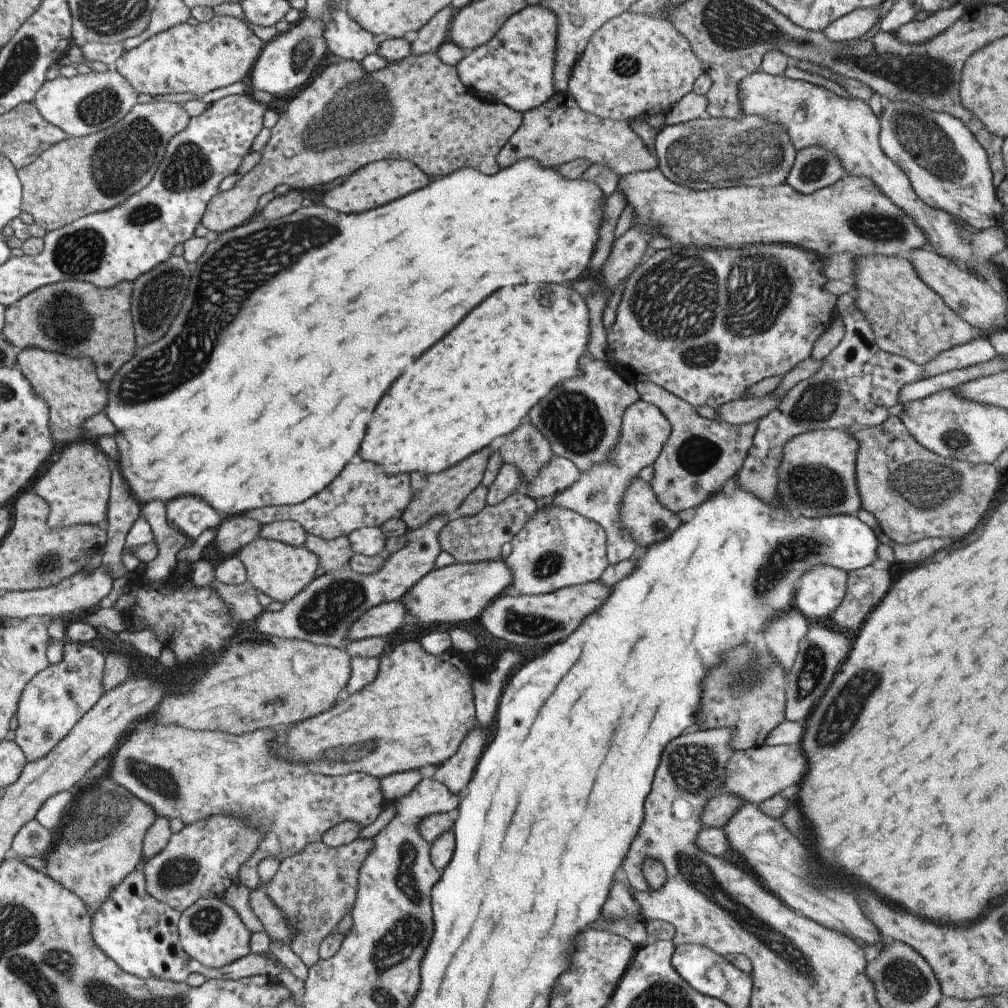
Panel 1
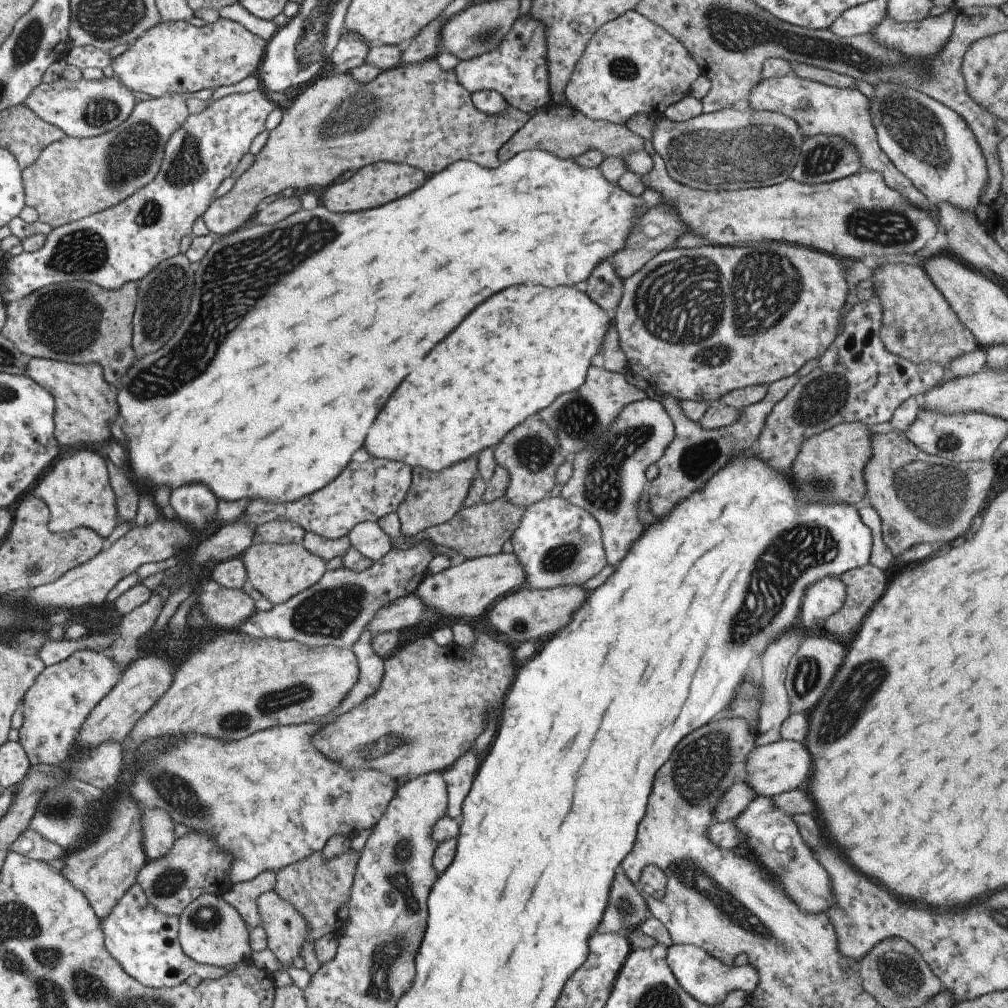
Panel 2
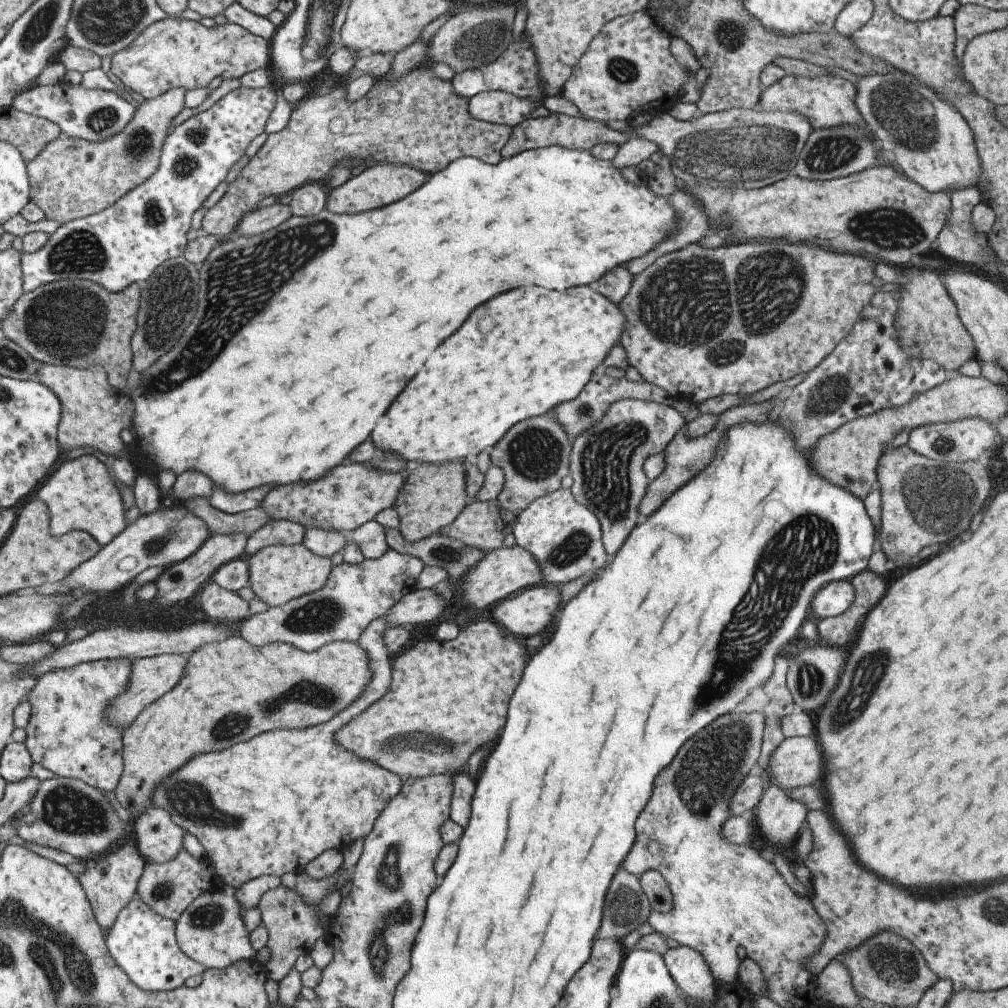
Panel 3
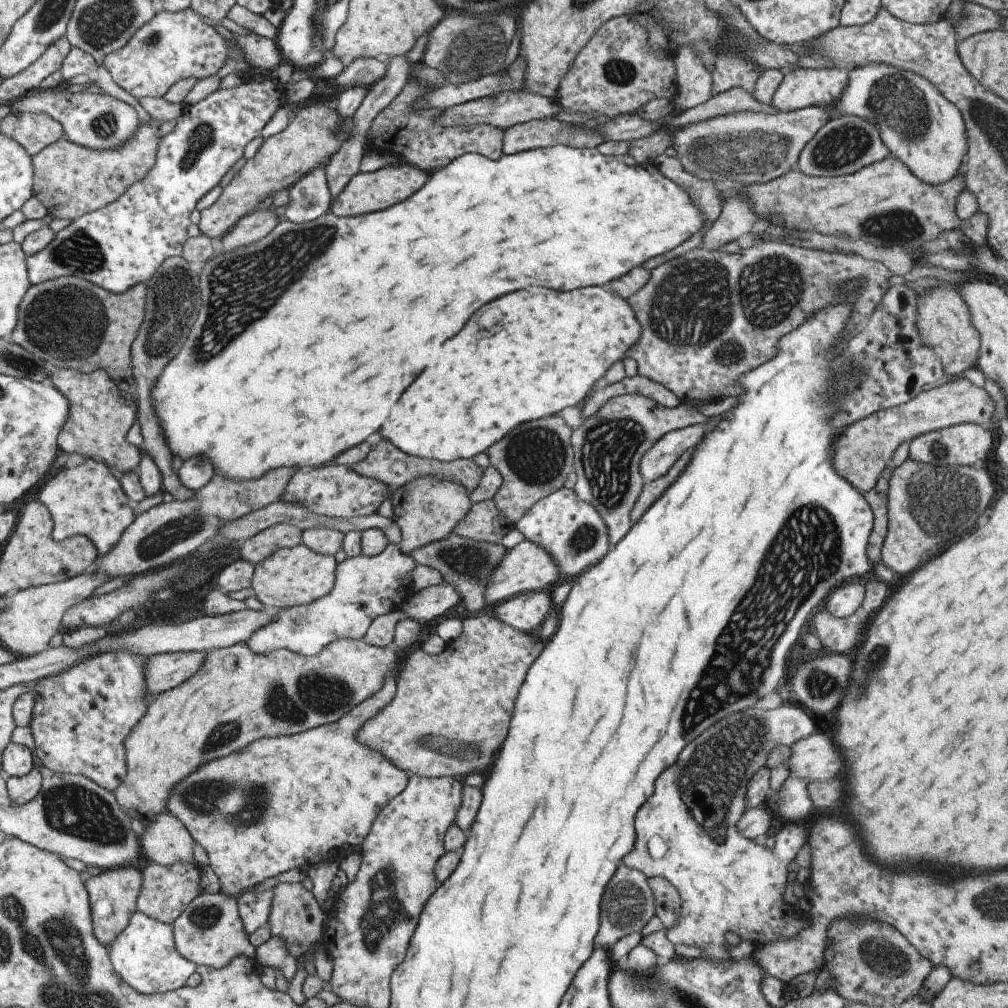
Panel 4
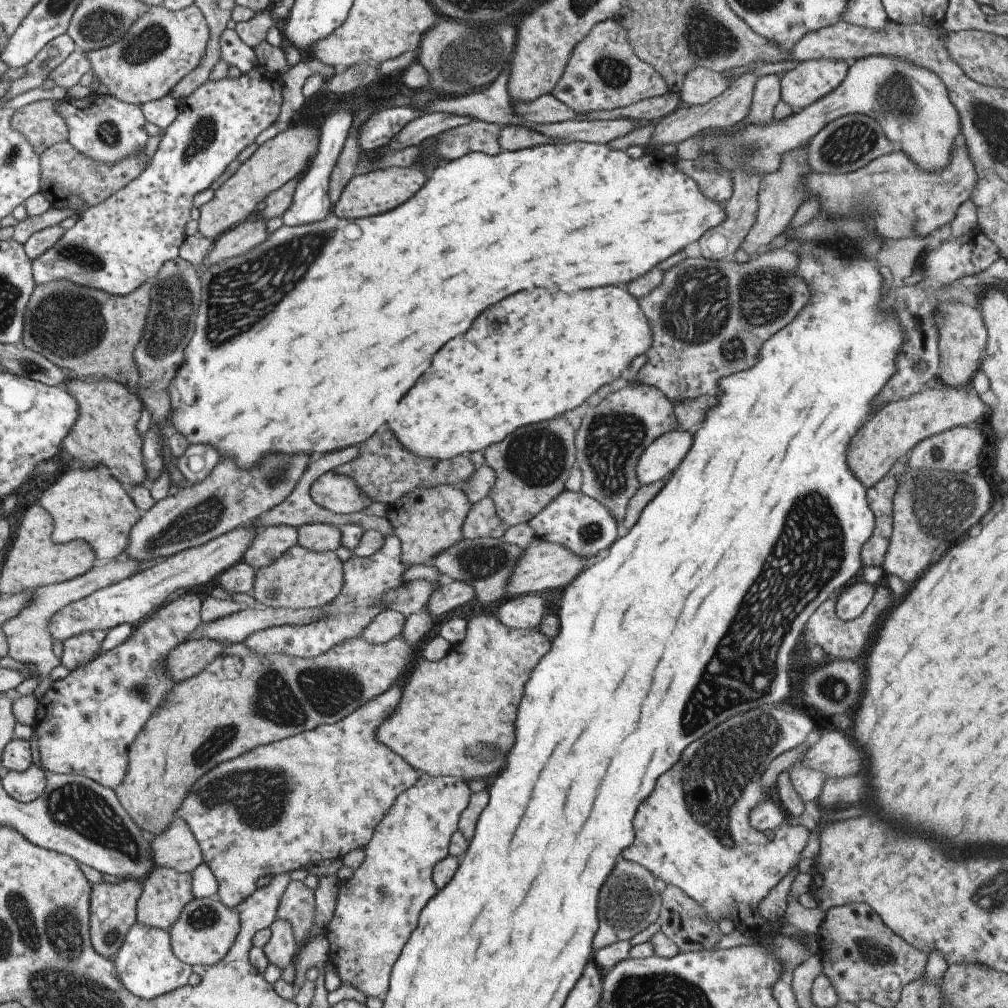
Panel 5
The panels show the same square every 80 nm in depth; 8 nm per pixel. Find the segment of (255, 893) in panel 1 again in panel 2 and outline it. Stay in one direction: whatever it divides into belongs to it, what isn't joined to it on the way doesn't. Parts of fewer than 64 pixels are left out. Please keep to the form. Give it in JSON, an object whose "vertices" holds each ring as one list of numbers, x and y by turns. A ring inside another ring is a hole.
{"vertices":[[273,891,261,893,255,902,260,927,266,934,266,947,284,967,291,966,291,959,298,955,302,942,308,937,304,918]]}

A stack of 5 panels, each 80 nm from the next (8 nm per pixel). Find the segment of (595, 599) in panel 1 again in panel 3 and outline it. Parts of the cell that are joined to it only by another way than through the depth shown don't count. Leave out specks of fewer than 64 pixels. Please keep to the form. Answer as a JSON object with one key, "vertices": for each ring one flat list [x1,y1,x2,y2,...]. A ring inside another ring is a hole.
{"vertices":[[539,584,525,587,504,598,491,616,500,628,509,630,513,636,533,636,545,630,560,606,560,585]]}

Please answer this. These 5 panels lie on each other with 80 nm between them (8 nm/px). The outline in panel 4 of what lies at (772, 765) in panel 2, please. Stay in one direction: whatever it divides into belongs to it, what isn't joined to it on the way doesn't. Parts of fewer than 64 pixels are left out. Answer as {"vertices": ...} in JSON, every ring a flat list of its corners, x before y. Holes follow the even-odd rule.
{"vertices":[[821,731,797,740,797,744,793,744,788,750,789,760,786,762,789,775,810,780,811,783,833,778,843,766,835,746,829,740,829,734]]}

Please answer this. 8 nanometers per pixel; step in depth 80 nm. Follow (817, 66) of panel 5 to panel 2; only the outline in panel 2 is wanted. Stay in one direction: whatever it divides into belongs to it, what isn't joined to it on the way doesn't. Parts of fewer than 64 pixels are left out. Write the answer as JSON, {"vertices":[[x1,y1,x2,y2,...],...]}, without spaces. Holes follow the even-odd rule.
{"vertices":[[787,74,780,78,760,78,754,87,750,88,748,103,753,111,779,113,797,123,800,135,814,137,839,137,850,145,858,156,860,171,873,171,881,175,889,188,896,190,916,209,923,211,929,217,939,220,938,207,930,203,912,184,899,172,891,161,883,154,876,141,875,127,871,118,870,100,861,91,855,89,840,89,826,84,816,83,795,74]]}

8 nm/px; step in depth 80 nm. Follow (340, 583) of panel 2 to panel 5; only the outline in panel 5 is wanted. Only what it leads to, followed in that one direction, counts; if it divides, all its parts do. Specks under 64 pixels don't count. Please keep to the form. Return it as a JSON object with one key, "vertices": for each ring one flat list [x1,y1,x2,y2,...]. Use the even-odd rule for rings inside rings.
{"vertices":[[384,536,381,548,371,556,351,555,342,562,342,581,337,596,322,604,320,617,304,625,281,625,258,630,242,643,257,655,285,653,299,658,319,656,342,640,356,639,373,617,384,610,380,597,402,585,404,572,409,568,400,559,400,542,395,536]]}

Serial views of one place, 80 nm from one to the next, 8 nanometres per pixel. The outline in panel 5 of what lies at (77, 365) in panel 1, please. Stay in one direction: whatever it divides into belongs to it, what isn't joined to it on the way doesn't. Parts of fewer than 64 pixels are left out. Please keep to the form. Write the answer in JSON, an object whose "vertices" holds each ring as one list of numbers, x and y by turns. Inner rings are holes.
{"vertices":[[69,377,65,389,77,403,78,413,72,427,61,439,61,451,81,462,83,468,101,466,108,468,110,475,126,489,138,485,145,478,142,465,142,438,135,432,135,423,143,409,134,390,125,388,121,383,107,377]]}

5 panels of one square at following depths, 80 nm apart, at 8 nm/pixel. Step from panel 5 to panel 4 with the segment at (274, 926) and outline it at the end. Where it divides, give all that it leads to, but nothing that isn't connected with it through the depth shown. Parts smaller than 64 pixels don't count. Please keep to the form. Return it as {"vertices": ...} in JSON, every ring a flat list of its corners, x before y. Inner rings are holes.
{"vertices":[[271,937,267,943,255,948,254,953,255,960,261,966,279,970,287,982,295,977,297,960,287,953,284,941,280,937]]}

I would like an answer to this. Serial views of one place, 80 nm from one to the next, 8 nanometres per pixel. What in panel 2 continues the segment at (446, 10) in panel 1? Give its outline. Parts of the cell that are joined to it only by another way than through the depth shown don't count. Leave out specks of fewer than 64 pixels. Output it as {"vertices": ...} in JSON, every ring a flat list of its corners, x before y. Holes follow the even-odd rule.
{"vertices":[[439,17,428,22,410,41,402,46,402,62,416,63,429,57,435,57,440,44,440,30,445,20]]}

